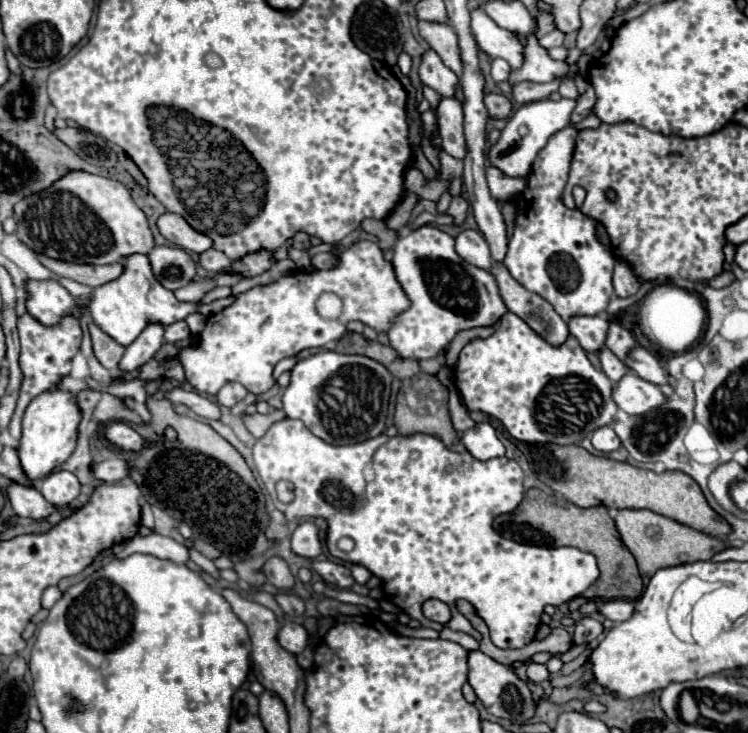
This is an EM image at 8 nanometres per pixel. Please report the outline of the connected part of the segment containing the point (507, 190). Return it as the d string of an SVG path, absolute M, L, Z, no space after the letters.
M489 166L485 174L487 174L489 190L491 190L493 198L497 198L497 200L517 196L517 194L521 194L525 190L525 180L527 178L509 178L497 166Z

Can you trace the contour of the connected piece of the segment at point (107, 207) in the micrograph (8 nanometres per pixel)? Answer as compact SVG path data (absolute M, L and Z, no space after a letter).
M69 170L57 182L53 182L43 192L31 194L15 204L15 220L17 220L17 238L31 248L35 254L43 254L47 258L71 262L71 264L113 264L123 256L141 252L147 254L153 244L153 234L147 226L145 214L133 202L129 190L111 178L103 178L85 170Z

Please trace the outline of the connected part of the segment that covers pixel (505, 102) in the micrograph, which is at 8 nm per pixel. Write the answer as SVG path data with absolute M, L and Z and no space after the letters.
M485 90L485 94L483 94L483 102L489 112L489 118L495 118L495 120L509 118L509 114L513 110L509 98L505 98L503 94L491 94L489 90Z

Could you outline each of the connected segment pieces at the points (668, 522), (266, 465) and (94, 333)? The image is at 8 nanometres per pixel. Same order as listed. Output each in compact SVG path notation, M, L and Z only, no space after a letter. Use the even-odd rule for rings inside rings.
M621 510L615 516L617 530L621 534L623 544L631 550L631 554L637 560L639 572L653 576L659 568L667 566L679 566L687 562L697 562L697 560L711 560L717 552L729 548L725 540L697 532L685 524L679 524L671 518L665 518L661 514L655 514L651 510Z
M285 418L275 422L267 434L255 442L253 460L275 506L285 514L287 520L323 516L329 524L329 534L335 534L335 542L331 542L331 548L327 548L329 554L343 562L365 566L381 580L385 588L385 600L405 610L425 628L433 628L437 632L443 628L441 624L425 618L421 610L425 600L437 598L451 608L451 622L447 626L479 640L479 632L459 610L455 610L455 600L465 598L473 604L477 616L485 620L491 642L497 648L523 648L535 638L543 608L547 604L557 606L581 596L599 576L593 554L571 546L543 548L517 544L493 530L493 518L503 512L513 512L525 492L519 464L505 456L479 462L469 456L469 452L451 452L441 440L429 434L397 434L393 438L381 434L361 444L333 446L313 436L301 420ZM367 468L373 470L373 478L365 474ZM279 480L291 480L295 484L295 500L291 504L279 502L275 492L275 484ZM343 536L349 536L355 542L355 548L349 554L337 550L337 542Z
M93 322L89 324L89 332L91 332L91 340L93 340L93 352L97 356L97 360L111 370L113 374L119 372L119 362L125 354L125 346L121 346L119 342L115 342L111 336L107 336L99 326L95 326Z

